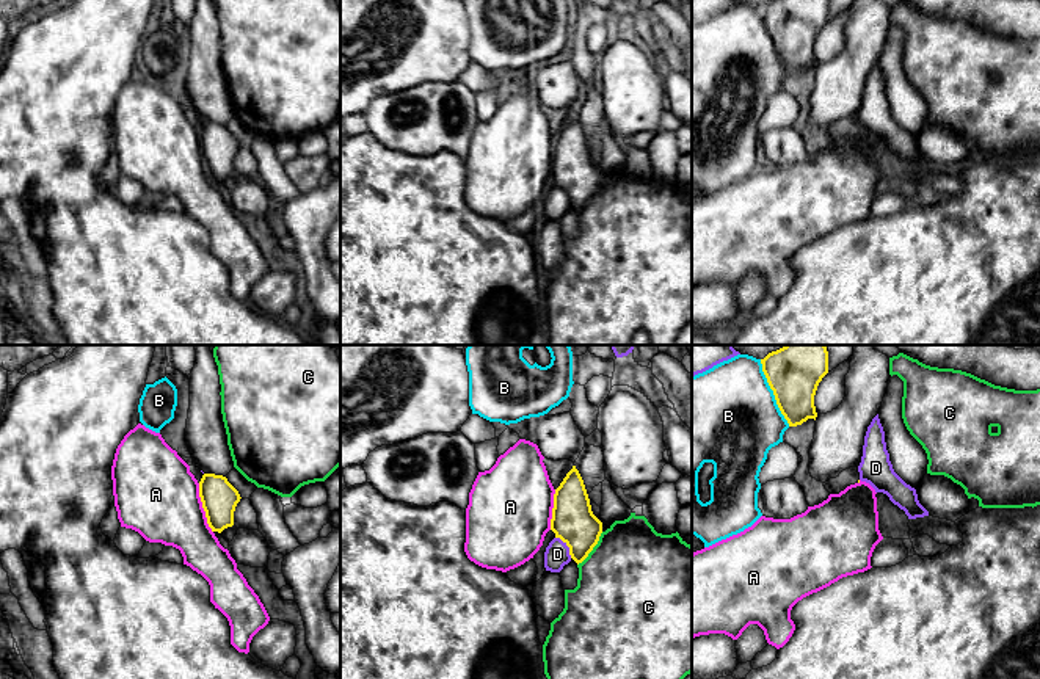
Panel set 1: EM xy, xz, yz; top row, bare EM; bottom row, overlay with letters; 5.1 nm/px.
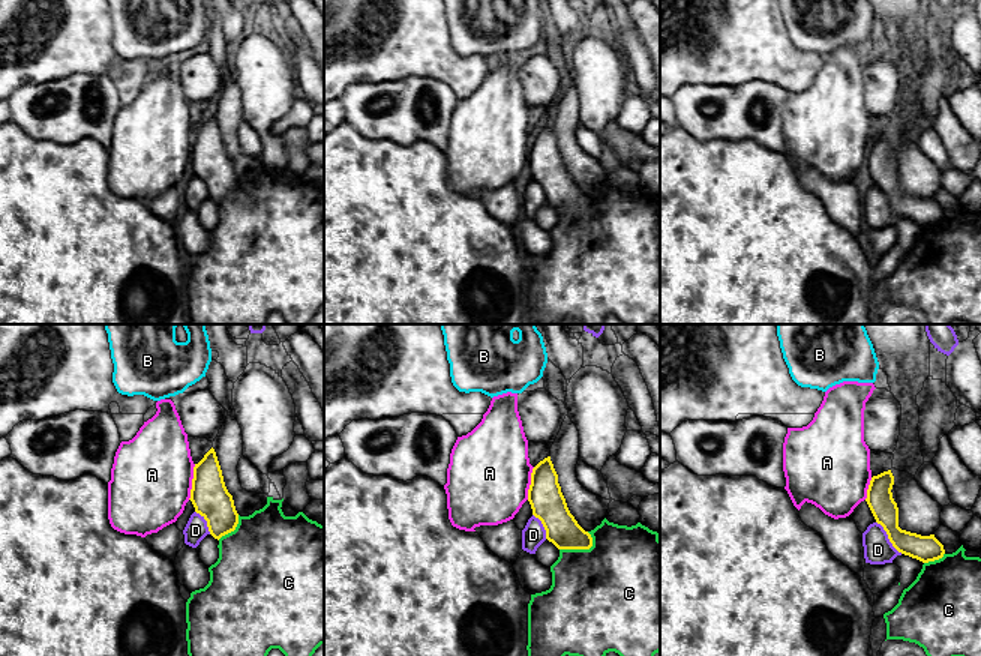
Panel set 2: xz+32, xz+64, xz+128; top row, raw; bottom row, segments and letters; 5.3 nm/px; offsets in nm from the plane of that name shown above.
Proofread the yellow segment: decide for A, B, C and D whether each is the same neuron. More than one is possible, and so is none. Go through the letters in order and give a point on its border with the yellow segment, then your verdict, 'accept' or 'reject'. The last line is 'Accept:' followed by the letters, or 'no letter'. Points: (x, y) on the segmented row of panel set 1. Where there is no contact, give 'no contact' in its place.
A: contact xy (203, 507); reject
B: contact yz (774, 392); reject
C: contact xz (592, 549); reject
D: contact xz (567, 544); reject
Accept: no letter

